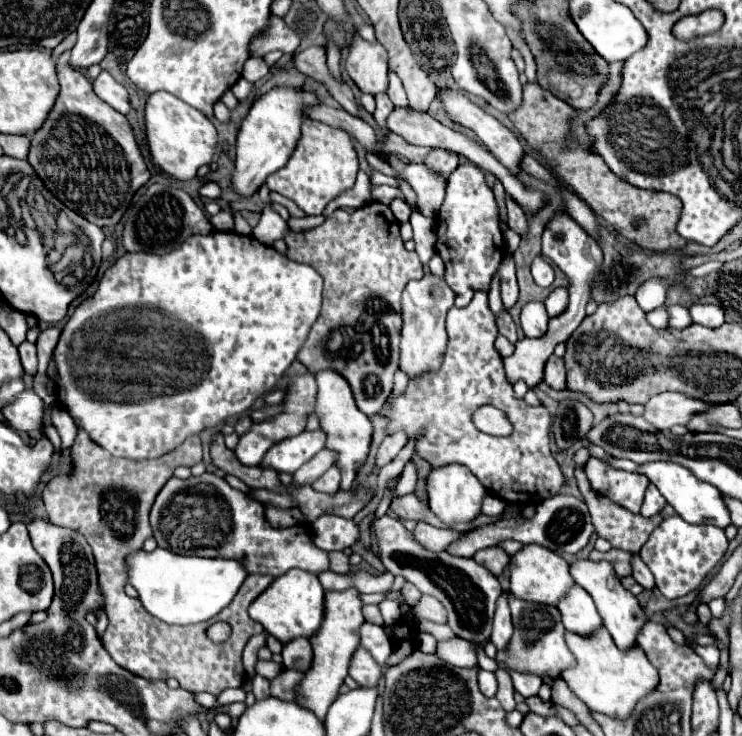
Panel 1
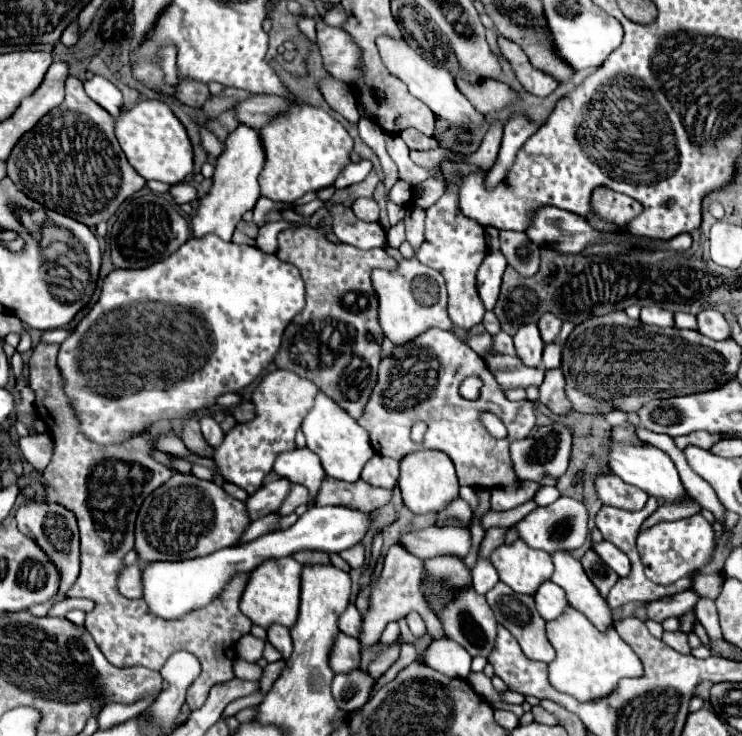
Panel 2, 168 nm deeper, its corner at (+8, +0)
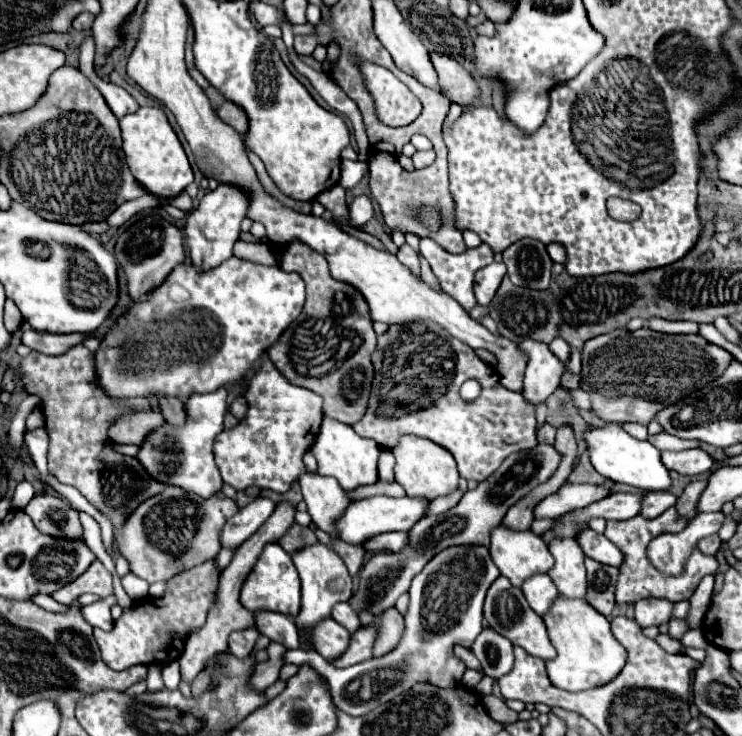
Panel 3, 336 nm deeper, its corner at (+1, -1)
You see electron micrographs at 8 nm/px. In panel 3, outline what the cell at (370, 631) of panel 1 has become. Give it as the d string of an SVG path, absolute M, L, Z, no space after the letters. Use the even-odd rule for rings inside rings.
M338 603L338 605L332 609L332 617L334 617L342 627L346 627L350 633L354 633L354 631L360 629L358 613L350 607L350 603Z

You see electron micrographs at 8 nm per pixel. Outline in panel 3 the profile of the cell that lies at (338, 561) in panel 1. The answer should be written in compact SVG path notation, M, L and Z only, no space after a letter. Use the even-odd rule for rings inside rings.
M294 523L294 527L292 527L278 543L282 545L284 551L296 553L296 551L300 551L300 549L306 547L306 545L316 545L318 539L316 539L316 535L314 535L314 529L302 527L302 525Z

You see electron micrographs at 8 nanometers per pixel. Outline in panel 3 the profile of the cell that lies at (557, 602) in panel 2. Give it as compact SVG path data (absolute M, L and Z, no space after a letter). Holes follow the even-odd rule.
M534 575L534 577L530 577L522 585L522 591L524 591L530 607L538 615L546 615L546 611L550 609L550 603L554 603L554 599L560 595L558 589L554 587L554 581L548 575Z

